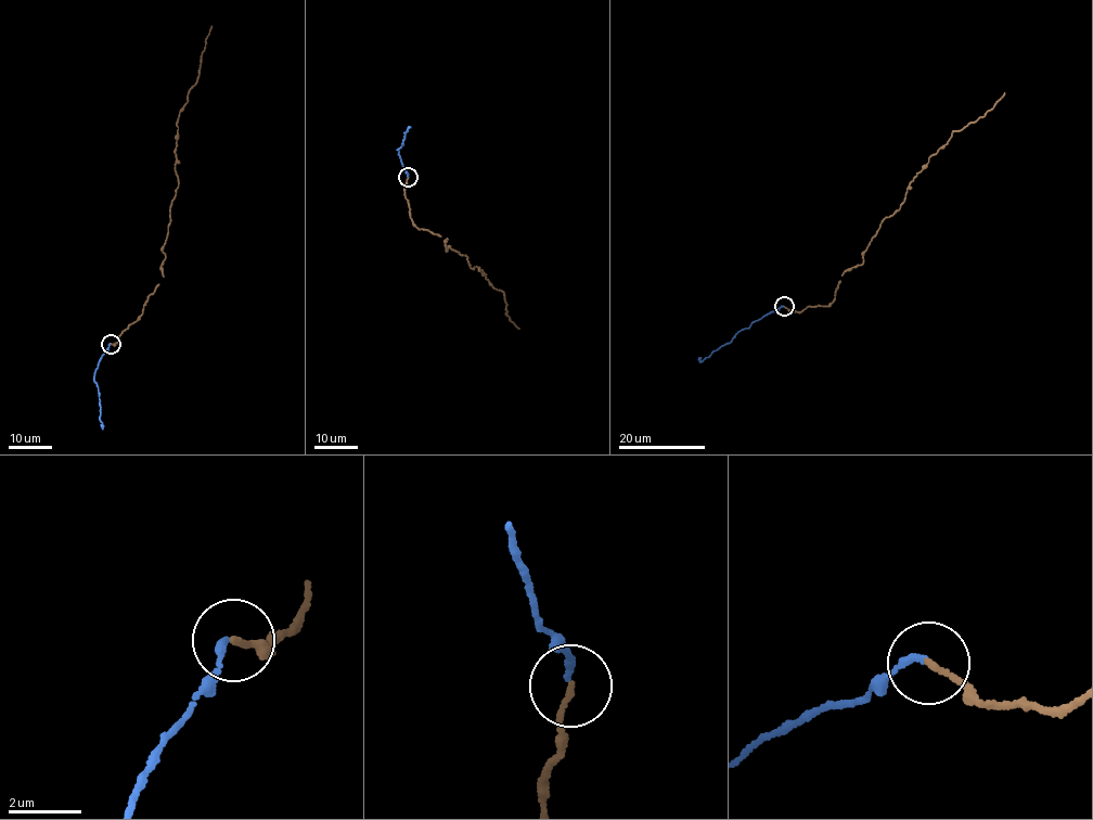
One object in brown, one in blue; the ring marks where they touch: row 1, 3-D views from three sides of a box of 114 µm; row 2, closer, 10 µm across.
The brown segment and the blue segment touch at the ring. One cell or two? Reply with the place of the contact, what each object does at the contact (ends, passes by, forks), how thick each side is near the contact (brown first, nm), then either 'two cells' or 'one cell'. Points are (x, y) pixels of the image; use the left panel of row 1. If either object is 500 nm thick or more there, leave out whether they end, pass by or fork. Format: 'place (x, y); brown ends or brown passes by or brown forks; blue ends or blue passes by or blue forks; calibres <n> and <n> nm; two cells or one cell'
place (111, 344); brown ends; blue ends; calibres 150 and 170 nm; one cell

